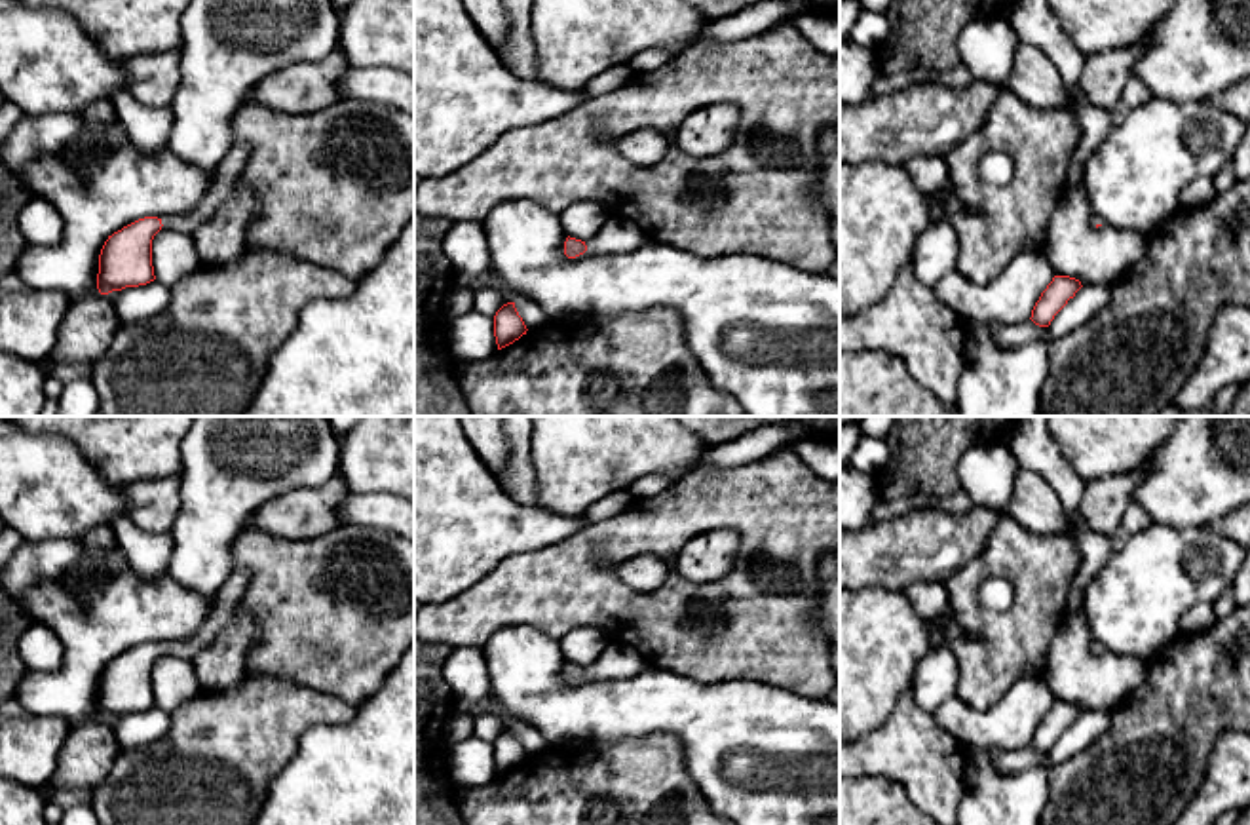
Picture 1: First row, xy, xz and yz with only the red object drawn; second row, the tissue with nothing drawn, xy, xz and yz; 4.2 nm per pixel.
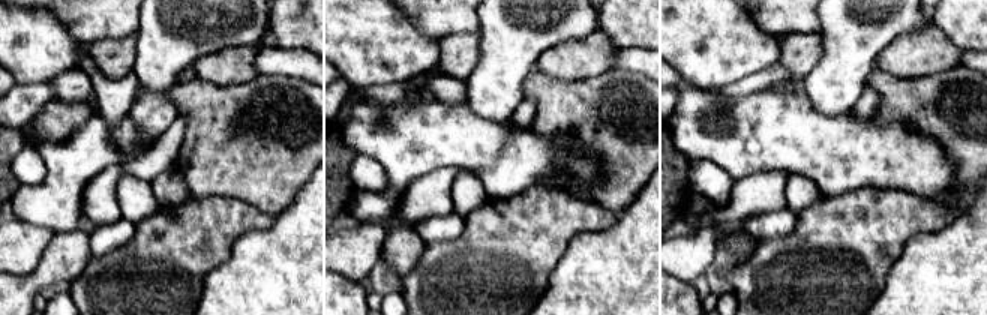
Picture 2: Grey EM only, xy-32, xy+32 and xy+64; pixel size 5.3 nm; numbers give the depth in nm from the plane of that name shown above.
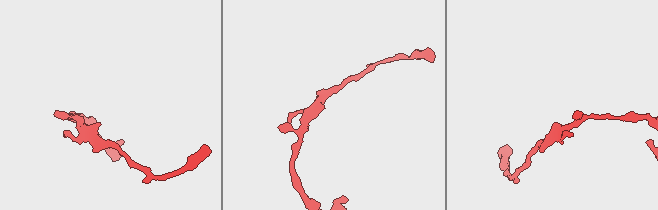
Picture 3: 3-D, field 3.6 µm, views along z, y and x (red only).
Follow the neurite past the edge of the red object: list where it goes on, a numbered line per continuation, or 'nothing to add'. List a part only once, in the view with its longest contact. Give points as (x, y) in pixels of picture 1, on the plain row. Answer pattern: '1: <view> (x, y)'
1: xz (618, 660)

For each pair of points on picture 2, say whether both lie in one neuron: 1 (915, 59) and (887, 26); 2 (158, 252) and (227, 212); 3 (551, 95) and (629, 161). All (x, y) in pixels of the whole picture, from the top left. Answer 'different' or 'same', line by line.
1: different
2: same
3: same

